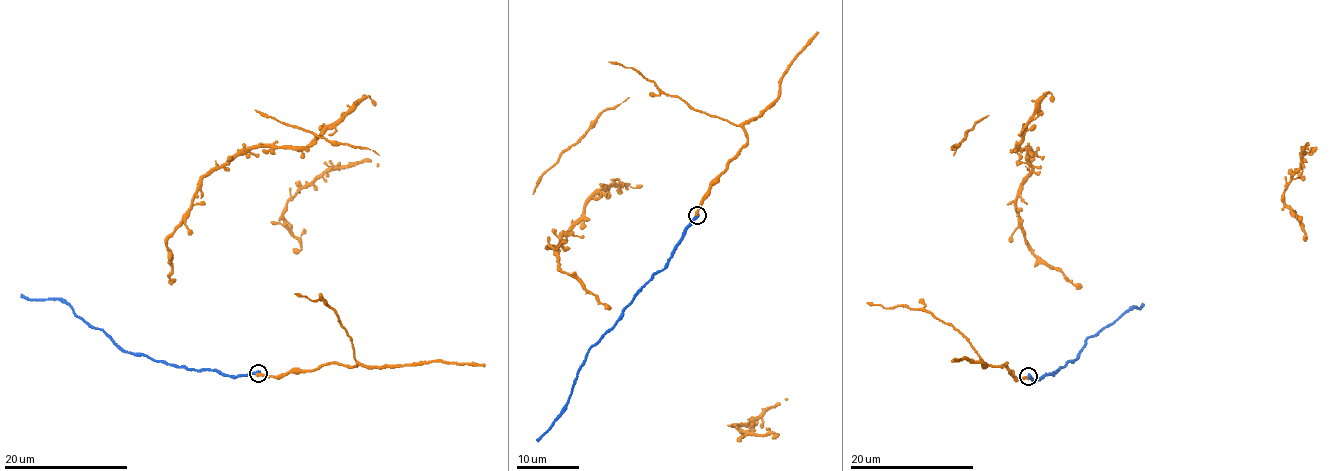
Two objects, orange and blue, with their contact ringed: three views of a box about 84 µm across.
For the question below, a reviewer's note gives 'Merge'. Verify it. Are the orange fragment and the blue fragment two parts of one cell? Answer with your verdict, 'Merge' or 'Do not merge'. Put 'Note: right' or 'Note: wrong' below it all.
Merge
Note: right

